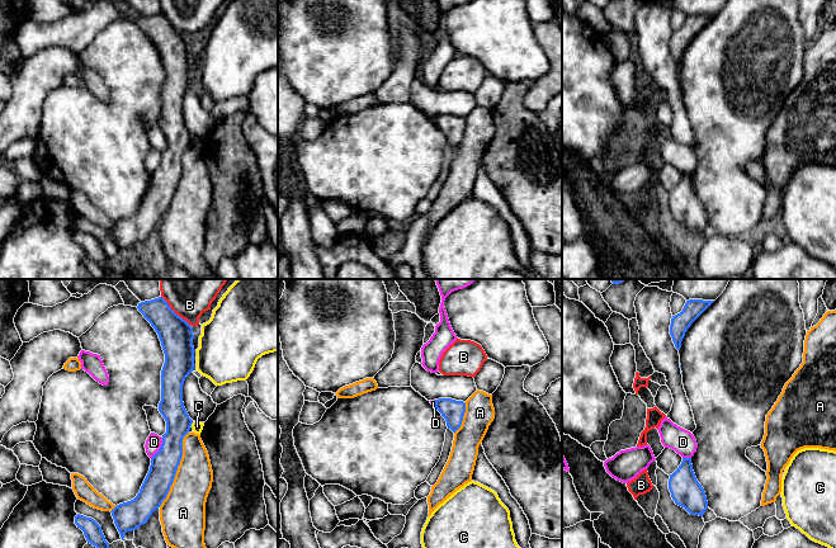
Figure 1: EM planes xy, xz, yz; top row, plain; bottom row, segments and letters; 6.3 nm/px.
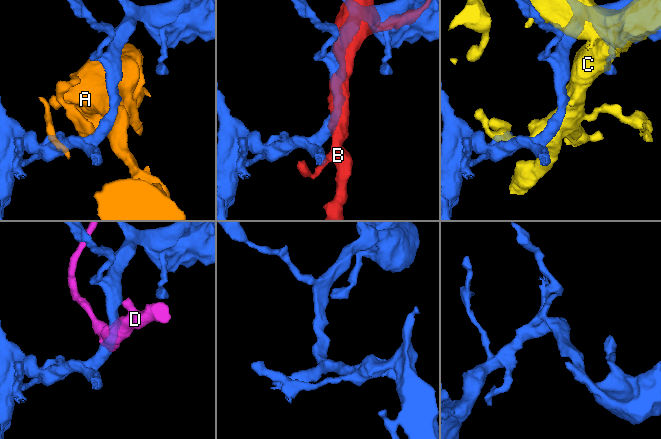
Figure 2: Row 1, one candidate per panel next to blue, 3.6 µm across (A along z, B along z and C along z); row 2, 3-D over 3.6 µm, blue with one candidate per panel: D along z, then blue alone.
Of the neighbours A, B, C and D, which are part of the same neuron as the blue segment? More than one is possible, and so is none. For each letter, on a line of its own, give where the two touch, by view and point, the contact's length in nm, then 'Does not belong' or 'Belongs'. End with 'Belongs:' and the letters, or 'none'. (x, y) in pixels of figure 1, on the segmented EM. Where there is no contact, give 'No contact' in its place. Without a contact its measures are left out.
A: Touches blue at xy (176, 469). Shared border 500 nm. Does not belong
B: Touches blue at xy (174, 312). Shared border 280 nm. Does not belong
C: Touches blue at xy (192, 423). Shared border 30 nm. Does not belong
D: Touches blue at xy (160, 448). Shared border 150 nm. Does not belong
Belongs: none

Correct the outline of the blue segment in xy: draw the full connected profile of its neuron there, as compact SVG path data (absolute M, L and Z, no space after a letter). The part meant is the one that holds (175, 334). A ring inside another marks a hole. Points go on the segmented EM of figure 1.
M162 297L141 302L137 308L157 332L165 354L159 411L166 421L166 433L162 435L160 450L151 458L150 471L137 496L131 501L117 505L110 511L122 540L124 540L127 532L136 530L146 524L152 512L166 499L183 457L183 439L193 424L183 402L184 381L194 369L193 327L178 316Z

